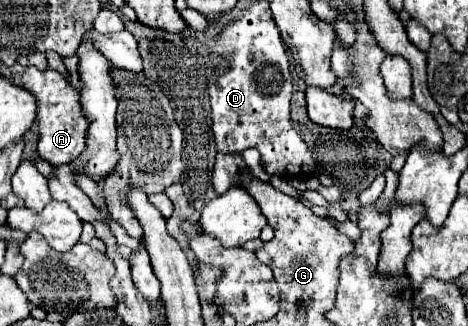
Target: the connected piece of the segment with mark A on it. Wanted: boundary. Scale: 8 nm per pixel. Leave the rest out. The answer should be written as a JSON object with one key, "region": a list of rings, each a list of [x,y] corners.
{"region":[[[34,66],[24,70],[20,76],[20,86],[38,100],[38,156],[52,166],[70,164],[84,150],[84,134],[88,128],[88,120],[80,108],[78,90],[74,90],[60,72],[50,68],[40,72]]]}

